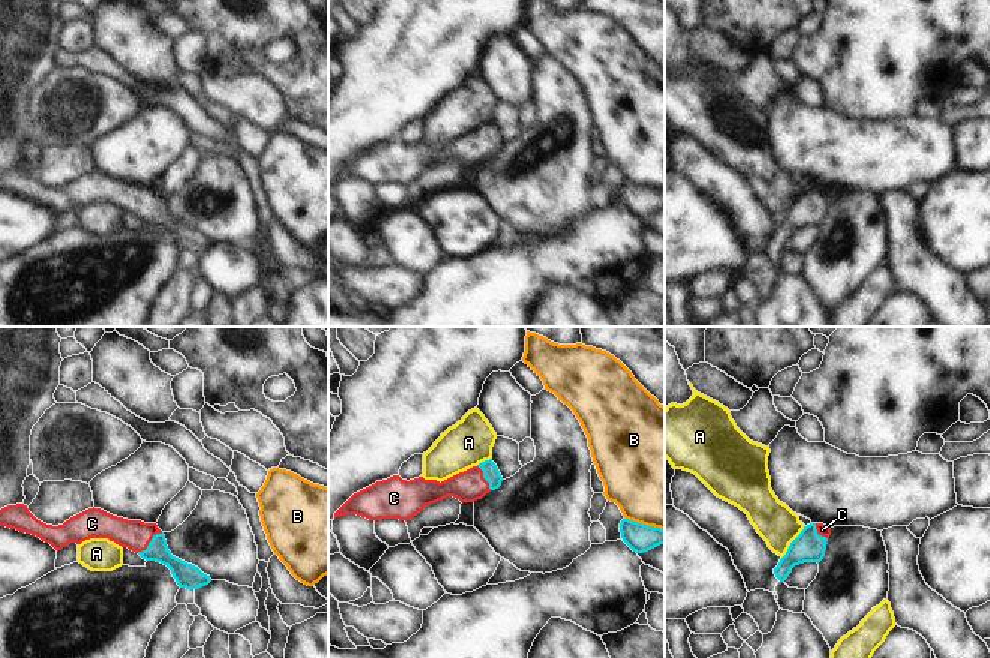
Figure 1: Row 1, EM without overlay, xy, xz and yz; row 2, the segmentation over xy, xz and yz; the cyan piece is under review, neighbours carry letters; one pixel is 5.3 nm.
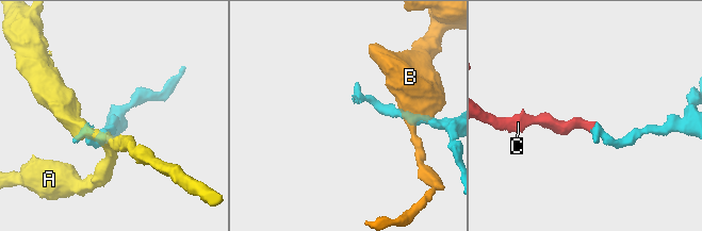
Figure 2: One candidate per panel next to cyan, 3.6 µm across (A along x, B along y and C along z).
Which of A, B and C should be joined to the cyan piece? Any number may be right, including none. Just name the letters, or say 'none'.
C

